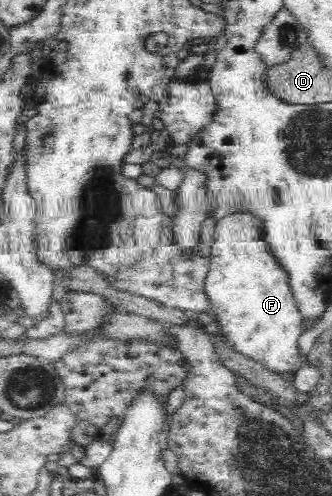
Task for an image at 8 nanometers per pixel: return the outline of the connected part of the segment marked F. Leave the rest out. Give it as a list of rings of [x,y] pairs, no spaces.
[[[241,213],[218,220],[209,257],[204,290],[228,344],[239,355],[263,364],[275,375],[294,375],[305,363],[298,346],[304,331],[303,319],[290,292],[286,273],[269,254],[269,247],[257,232],[257,219]]]

